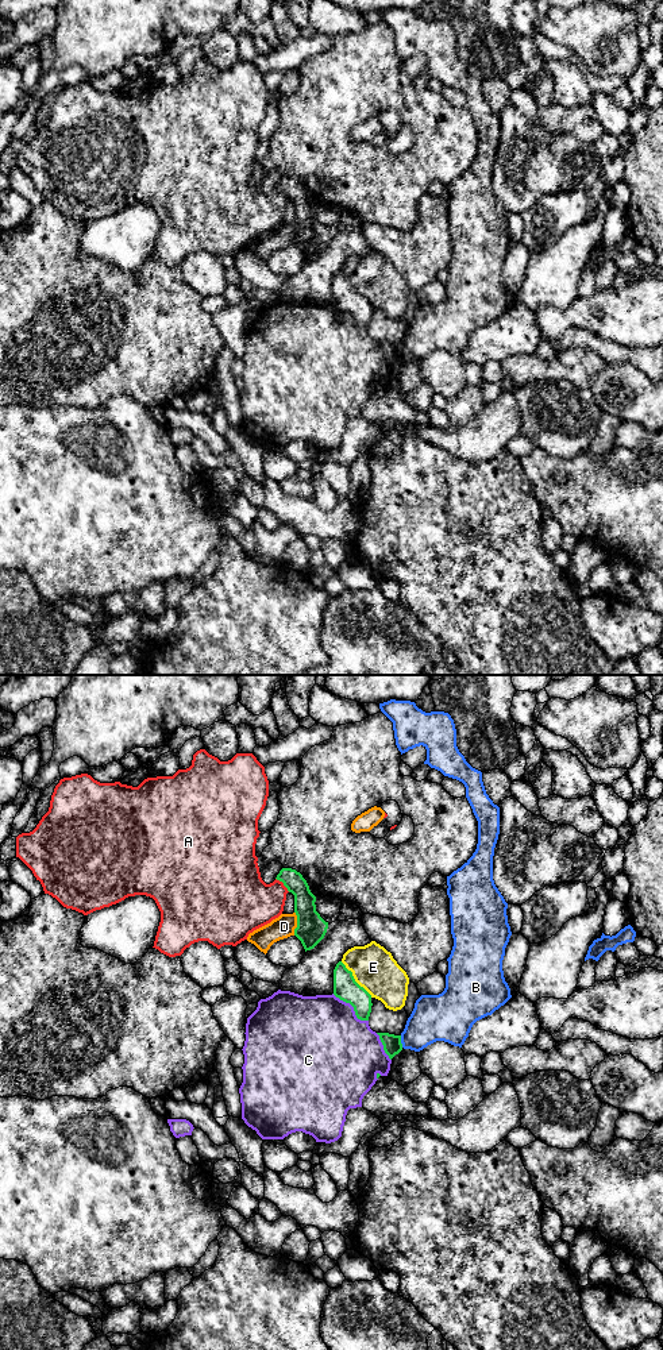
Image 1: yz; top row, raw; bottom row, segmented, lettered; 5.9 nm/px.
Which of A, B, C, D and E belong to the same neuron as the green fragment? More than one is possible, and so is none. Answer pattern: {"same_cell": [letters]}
{"same_cell": []}

